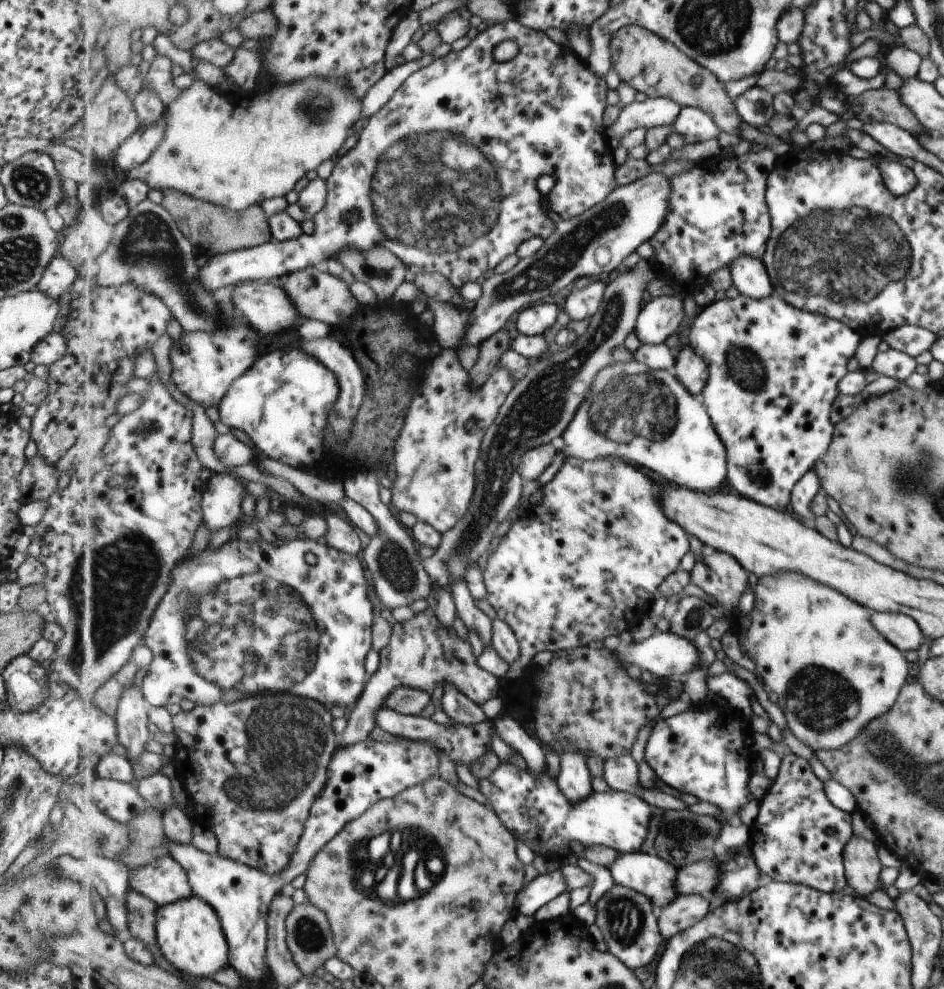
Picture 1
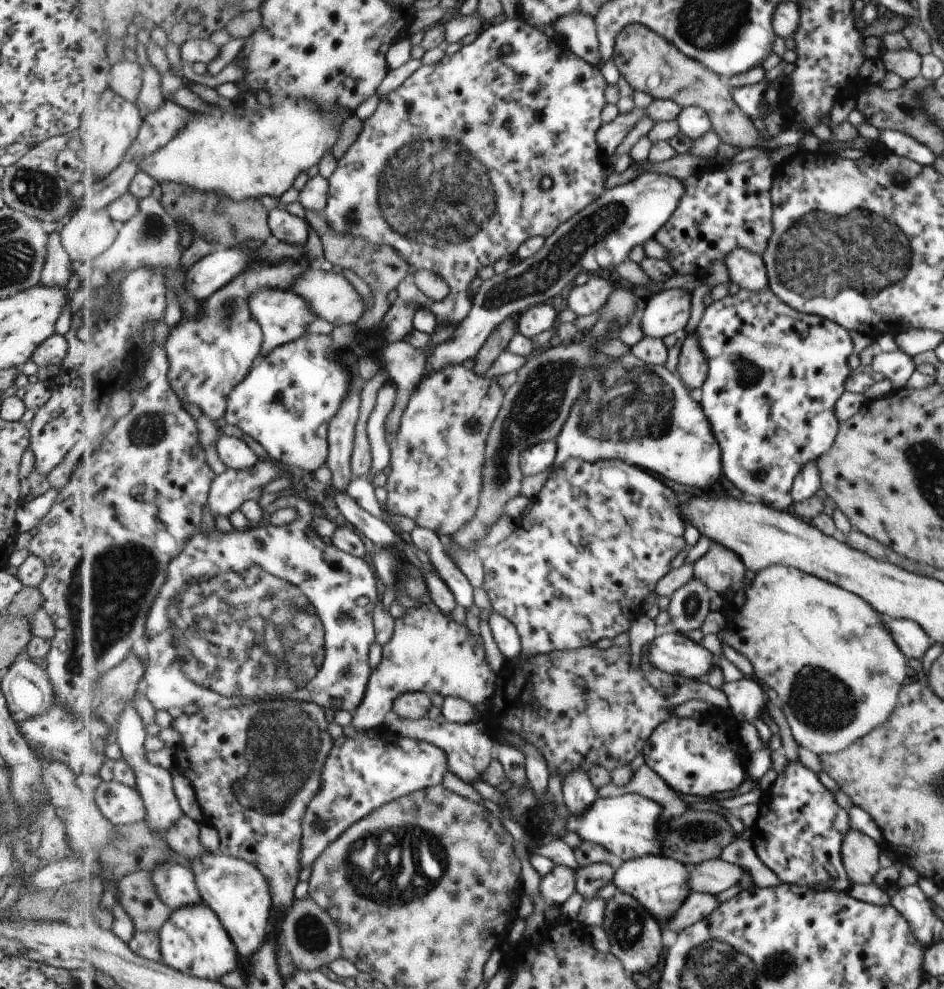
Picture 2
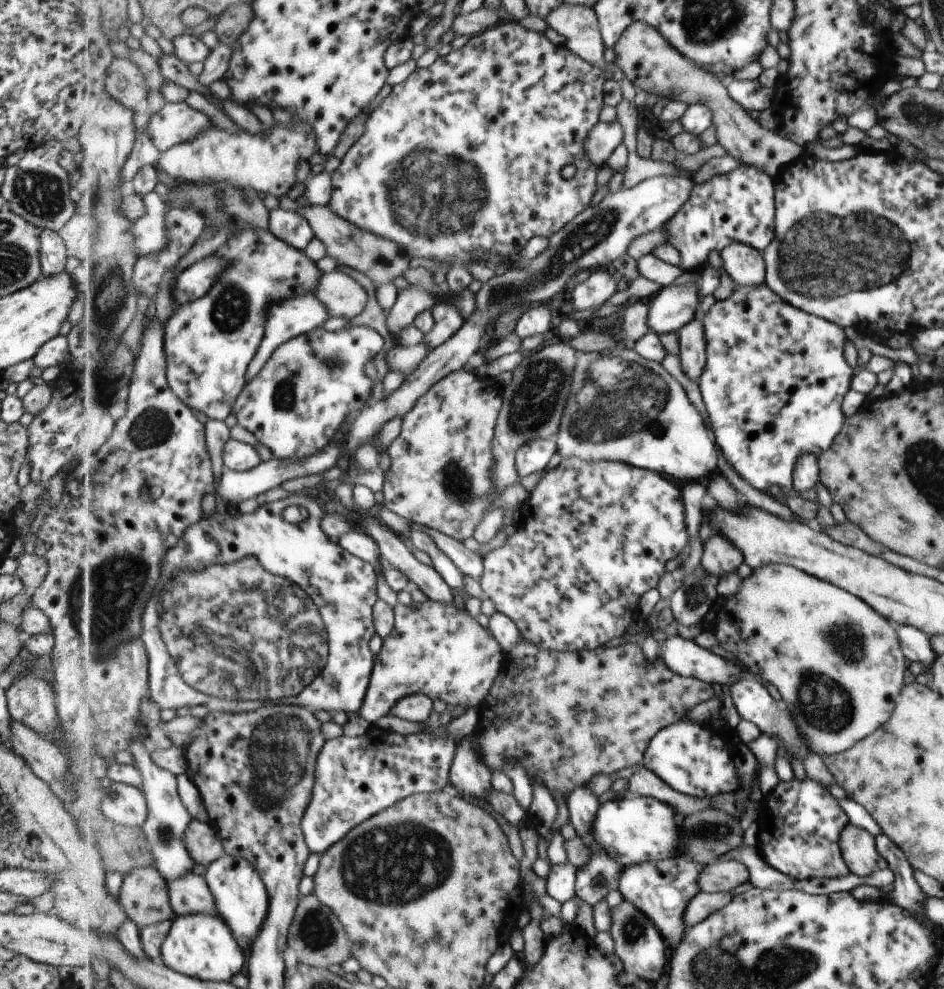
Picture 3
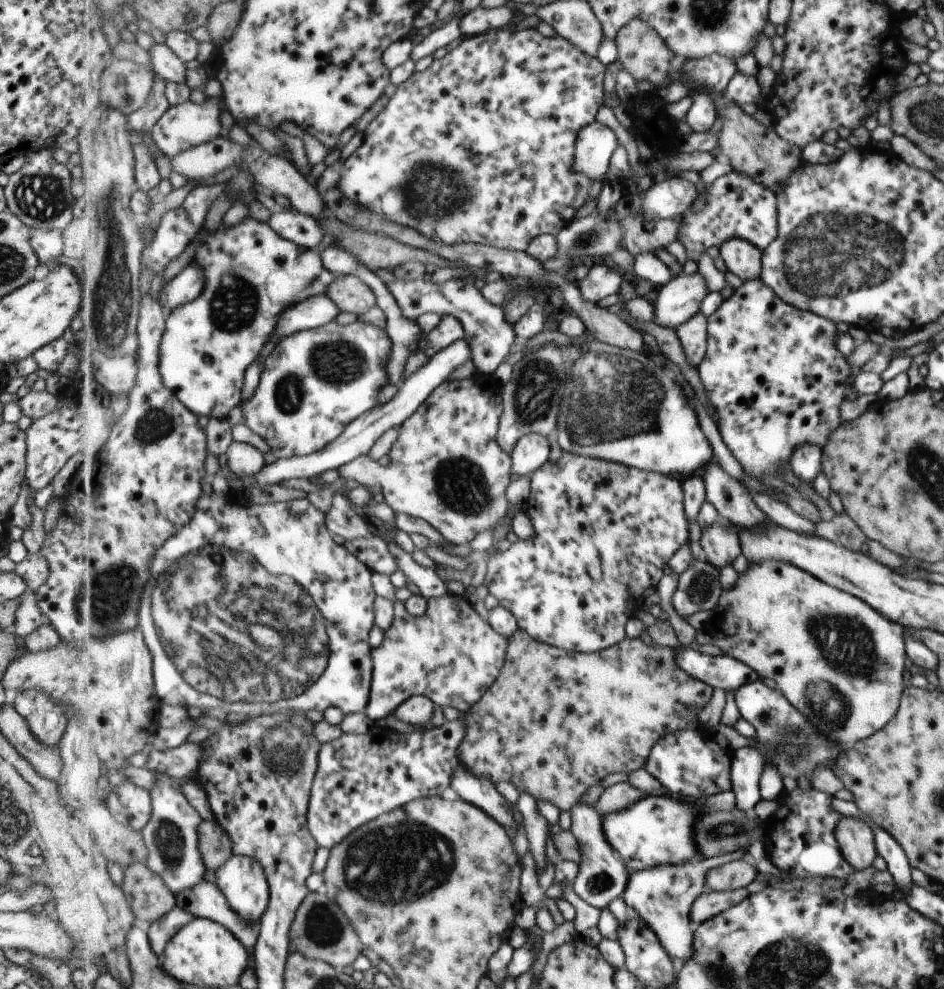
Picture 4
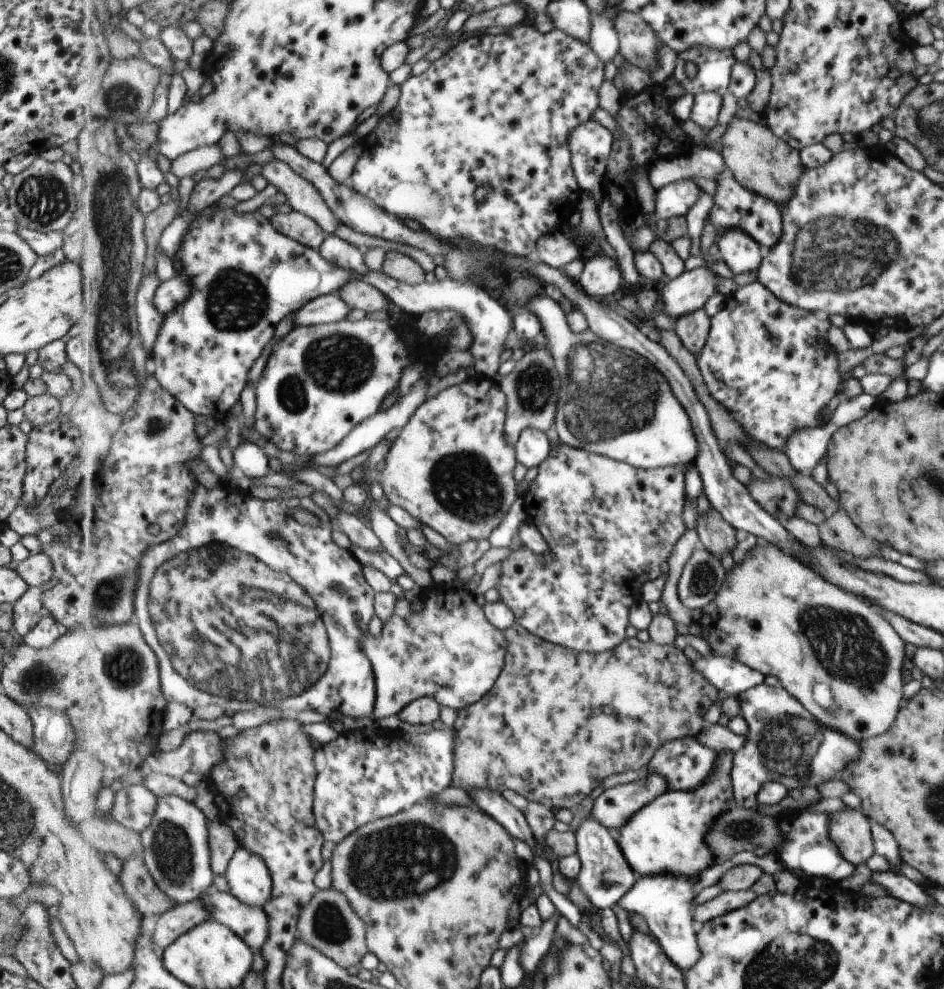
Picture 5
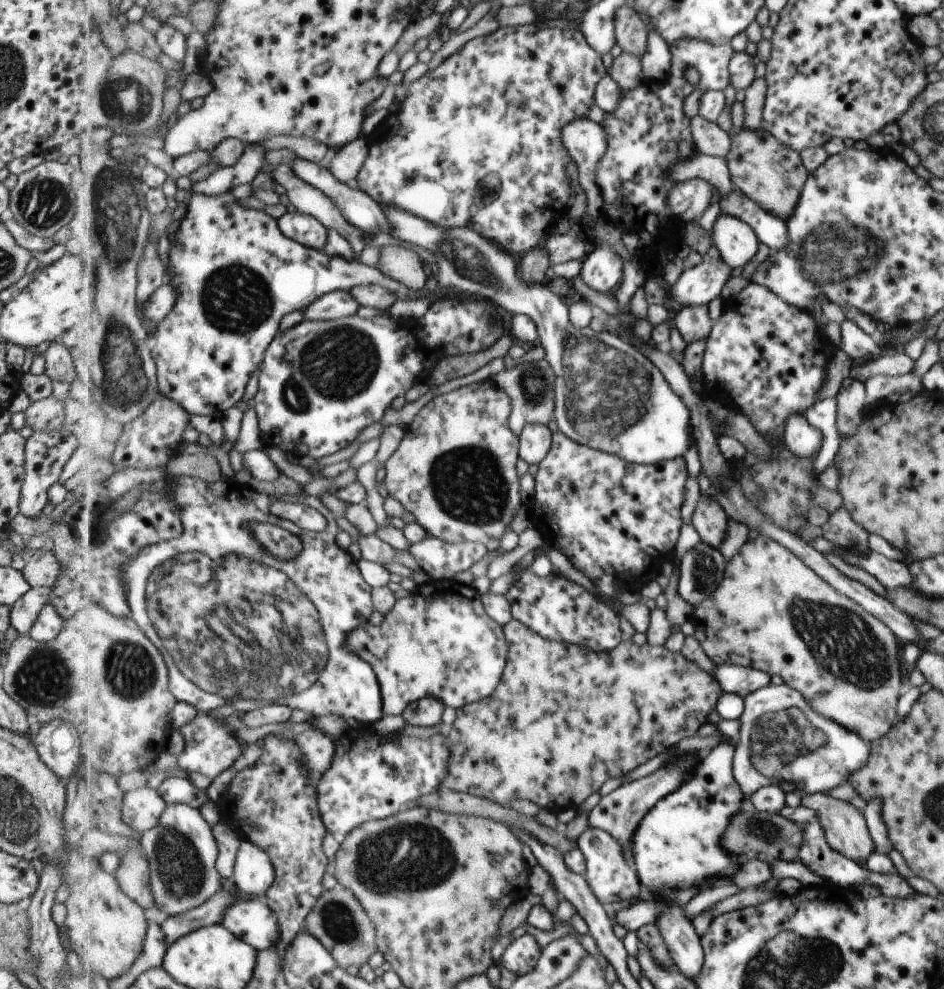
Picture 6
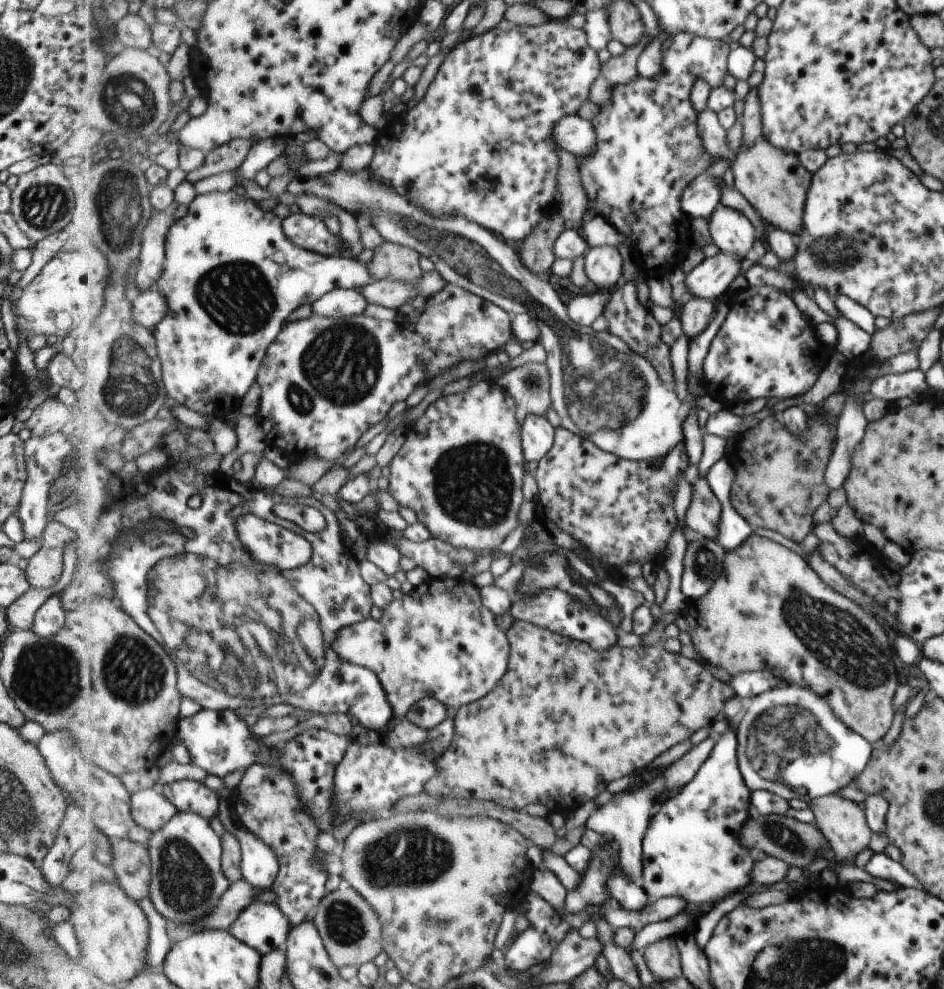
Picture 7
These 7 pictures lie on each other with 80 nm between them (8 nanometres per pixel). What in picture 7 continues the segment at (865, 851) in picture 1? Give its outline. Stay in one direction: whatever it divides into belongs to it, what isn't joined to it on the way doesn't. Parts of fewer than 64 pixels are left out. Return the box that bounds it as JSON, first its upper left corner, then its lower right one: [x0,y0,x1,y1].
[807,794,873,861]

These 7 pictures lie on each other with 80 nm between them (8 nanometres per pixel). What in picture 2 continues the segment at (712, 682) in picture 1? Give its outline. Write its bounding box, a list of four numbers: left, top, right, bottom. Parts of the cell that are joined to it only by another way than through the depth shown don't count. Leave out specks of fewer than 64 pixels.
[721,678,766,723]

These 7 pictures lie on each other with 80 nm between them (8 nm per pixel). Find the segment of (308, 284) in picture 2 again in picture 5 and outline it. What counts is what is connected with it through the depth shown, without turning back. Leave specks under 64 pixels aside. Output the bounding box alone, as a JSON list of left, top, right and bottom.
[339,281,392,312]

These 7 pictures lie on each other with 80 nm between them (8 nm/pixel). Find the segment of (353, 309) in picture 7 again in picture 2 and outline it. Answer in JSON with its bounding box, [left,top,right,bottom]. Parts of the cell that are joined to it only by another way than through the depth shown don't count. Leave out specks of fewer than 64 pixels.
[250,289,318,360]

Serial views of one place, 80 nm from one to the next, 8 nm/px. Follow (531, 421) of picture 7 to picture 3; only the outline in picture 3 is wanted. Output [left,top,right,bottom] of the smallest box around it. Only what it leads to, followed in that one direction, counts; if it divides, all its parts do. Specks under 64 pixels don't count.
[516,437,558,477]

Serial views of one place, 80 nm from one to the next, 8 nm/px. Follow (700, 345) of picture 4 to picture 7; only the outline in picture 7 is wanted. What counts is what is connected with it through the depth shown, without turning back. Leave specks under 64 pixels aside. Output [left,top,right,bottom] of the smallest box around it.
[679,296,716,340]

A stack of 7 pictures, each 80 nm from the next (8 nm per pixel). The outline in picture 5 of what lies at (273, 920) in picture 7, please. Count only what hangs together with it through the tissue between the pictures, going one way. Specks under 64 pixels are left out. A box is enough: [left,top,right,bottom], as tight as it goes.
[201,888,270,950]

